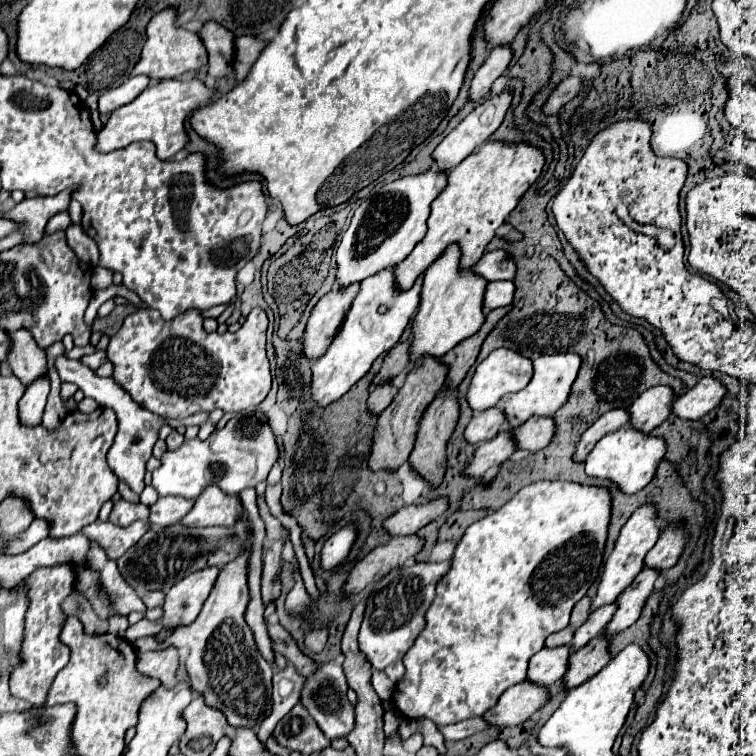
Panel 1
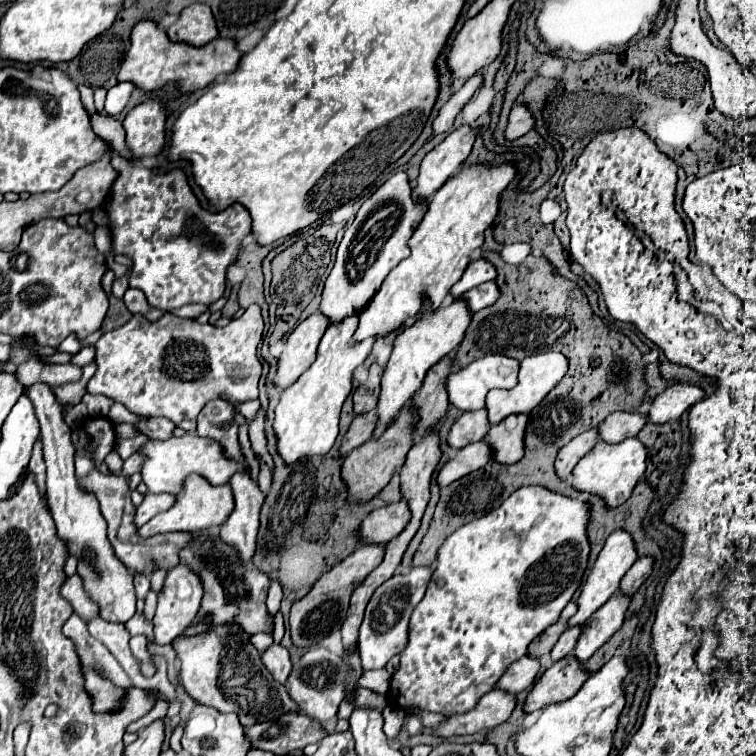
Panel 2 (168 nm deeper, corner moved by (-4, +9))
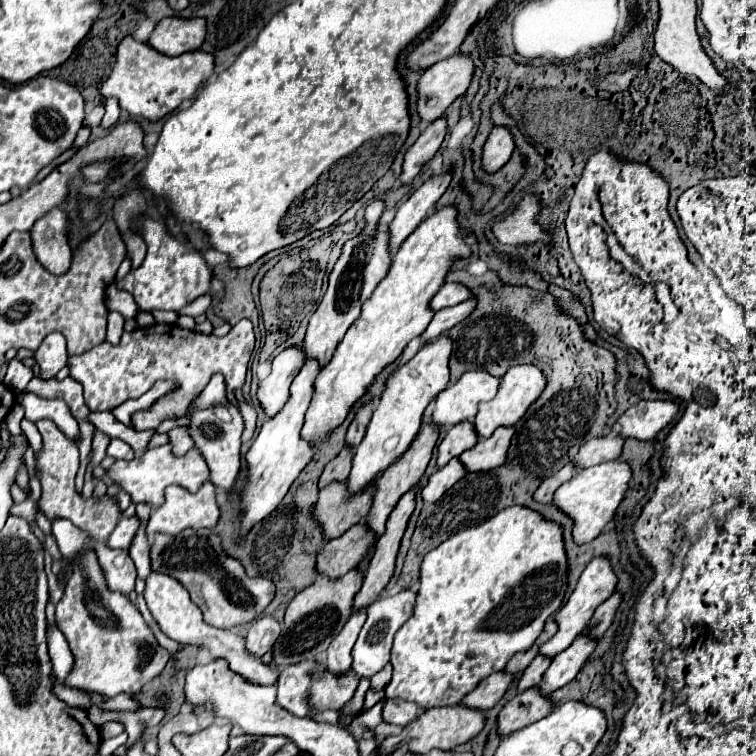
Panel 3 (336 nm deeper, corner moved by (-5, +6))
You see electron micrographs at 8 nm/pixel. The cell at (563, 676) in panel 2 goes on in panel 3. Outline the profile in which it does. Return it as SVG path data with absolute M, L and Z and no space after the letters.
M538 686L528 688L516 694L498 714L498 734L508 736L514 730L520 730L554 710L554 702L550 696L544 696Z

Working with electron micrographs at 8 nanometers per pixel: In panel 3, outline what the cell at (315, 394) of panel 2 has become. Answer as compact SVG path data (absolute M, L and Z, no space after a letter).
M316 358L306 360L304 368L292 382L290 400L284 404L284 408L274 418L268 418L264 422L260 434L256 436L256 440L252 442L252 446L246 454L250 474L248 474L248 484L242 490L242 516L240 516L240 528L238 528L240 536L244 536L250 530L250 526L254 526L262 518L266 518L282 502L282 498L288 492L288 488L292 486L292 482L298 478L298 474L304 470L304 466L308 466L314 458L316 446L312 442L304 440L300 430L304 426L304 414L308 410L308 404L314 396L314 380L320 374L320 370L322 370L322 366Z

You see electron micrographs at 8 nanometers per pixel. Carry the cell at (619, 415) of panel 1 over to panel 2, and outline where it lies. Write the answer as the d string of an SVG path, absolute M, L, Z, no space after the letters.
M597 429L585 431L581 435L577 435L573 441L569 441L555 459L555 471L557 471L559 479L567 479L571 475L573 467L595 447L595 443L597 443Z

